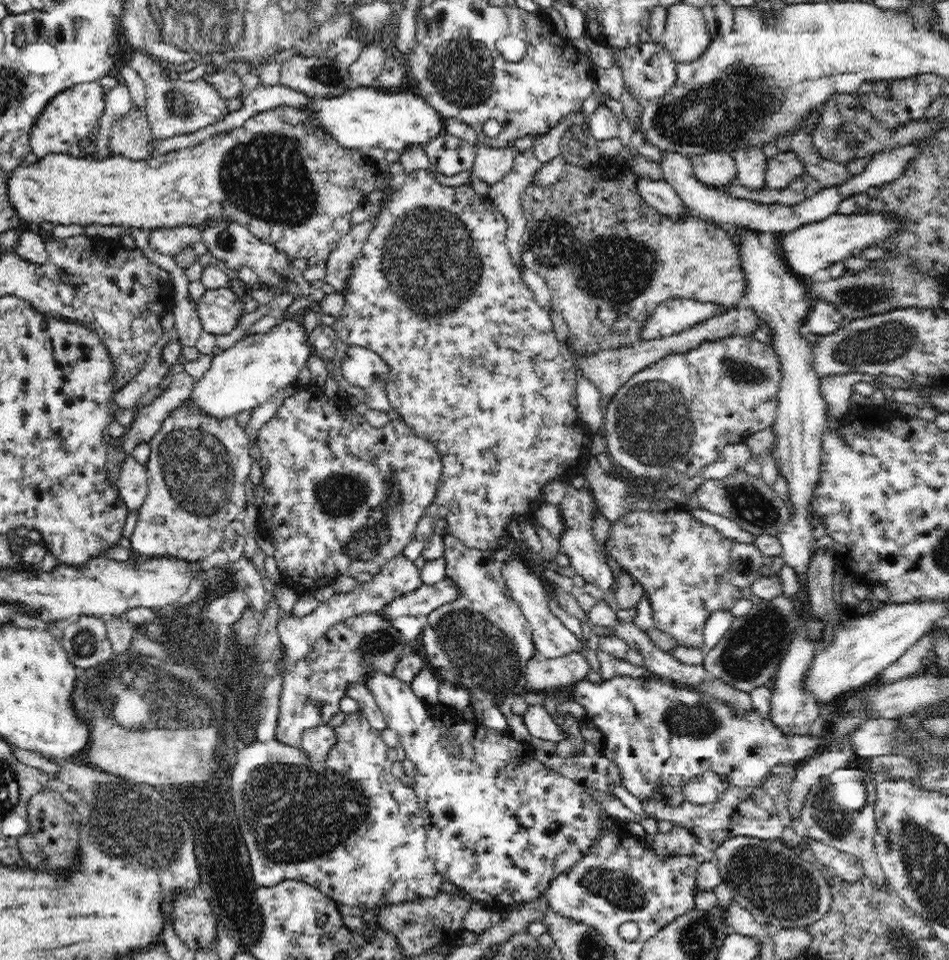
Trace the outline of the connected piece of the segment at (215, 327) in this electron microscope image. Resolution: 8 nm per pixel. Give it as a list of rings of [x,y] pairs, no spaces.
[[[228,288],[206,290],[196,302],[203,330],[212,335],[229,334],[238,326],[244,314],[244,305],[238,295]]]

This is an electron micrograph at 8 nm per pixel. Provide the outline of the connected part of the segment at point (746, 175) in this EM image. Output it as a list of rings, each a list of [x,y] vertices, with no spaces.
[[[748,148],[748,150],[734,150],[731,153],[737,168],[737,178],[742,186],[748,190],[764,190],[766,186],[766,166],[768,157],[759,148]]]

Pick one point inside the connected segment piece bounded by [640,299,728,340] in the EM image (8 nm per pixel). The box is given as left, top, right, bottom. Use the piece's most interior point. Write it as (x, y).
(673, 317)

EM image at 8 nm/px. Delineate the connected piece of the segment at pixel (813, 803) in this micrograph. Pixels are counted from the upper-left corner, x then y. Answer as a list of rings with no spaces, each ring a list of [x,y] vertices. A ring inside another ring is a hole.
[[[846,766],[831,772],[828,776],[822,776],[810,788],[799,818],[802,826],[806,827],[806,834],[810,838],[823,841],[841,852],[852,852],[854,857],[864,865],[864,868],[867,868],[867,877],[875,886],[886,887],[888,890],[890,888],[888,879],[886,879],[882,865],[874,851],[877,820],[873,813],[876,804],[876,783],[870,777],[870,773]]]

